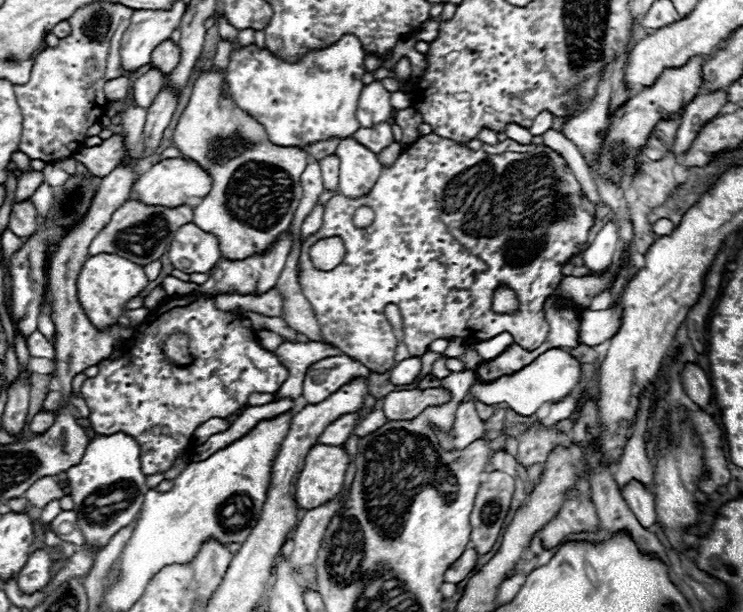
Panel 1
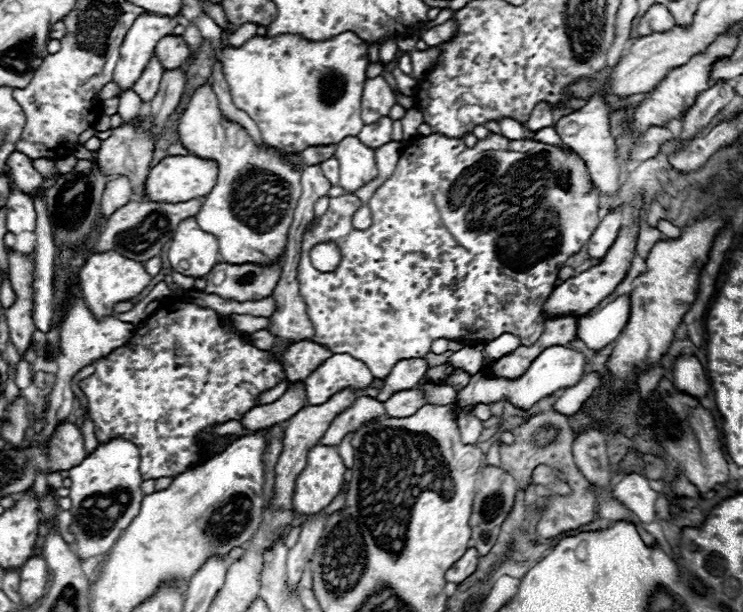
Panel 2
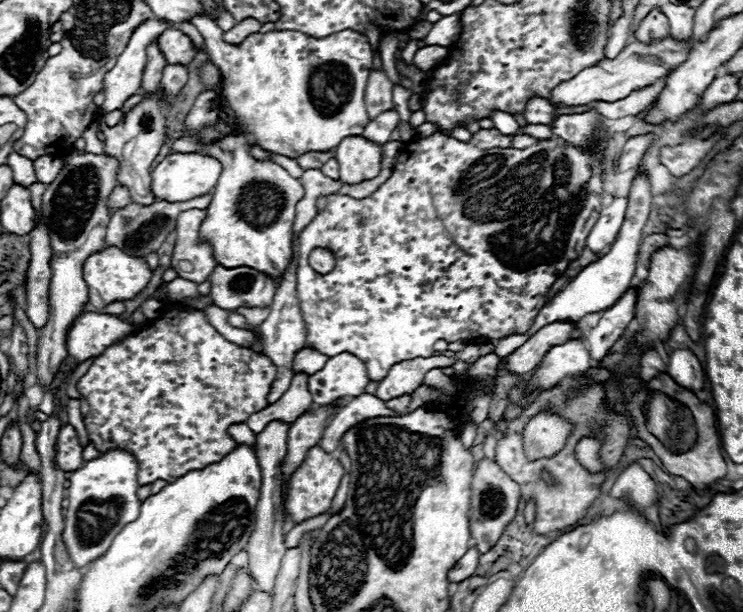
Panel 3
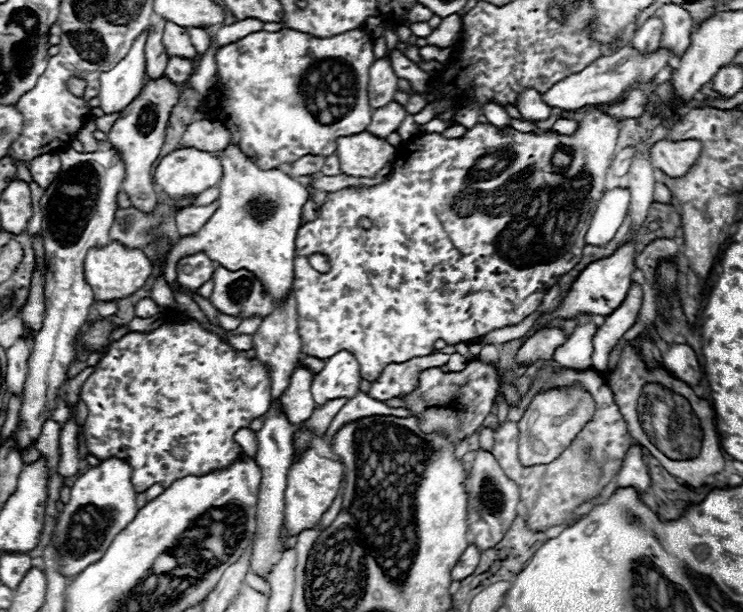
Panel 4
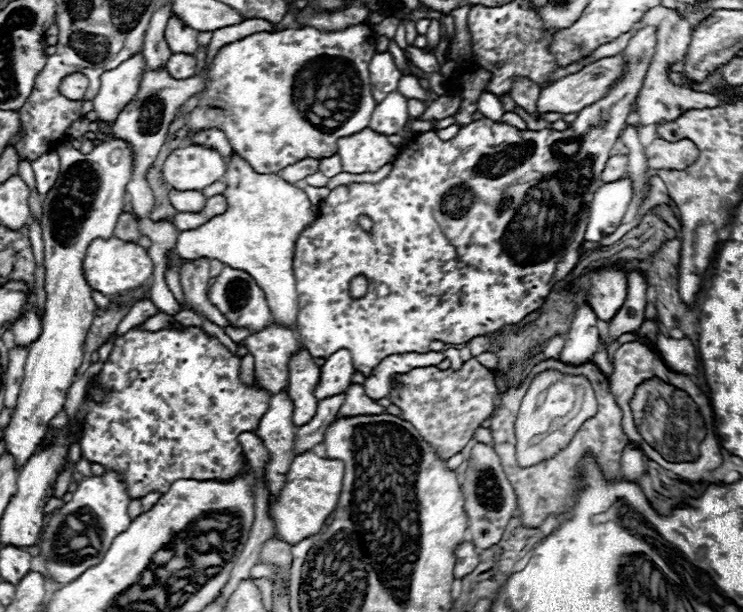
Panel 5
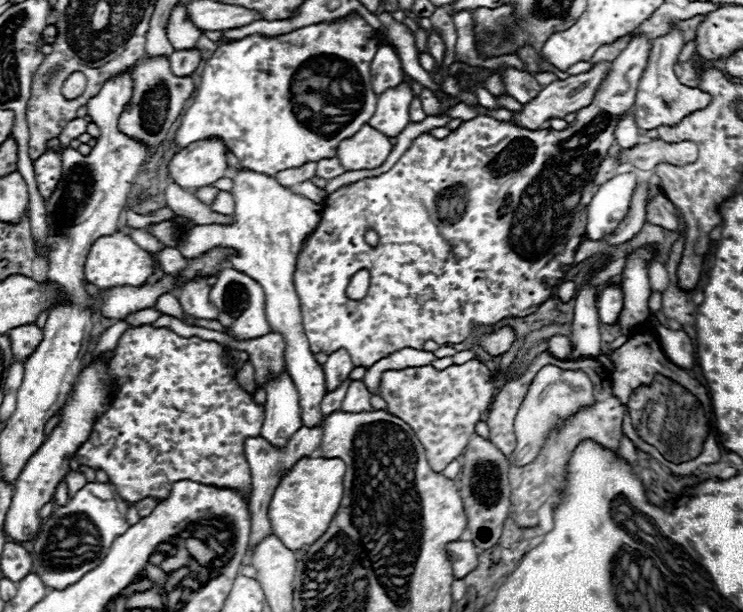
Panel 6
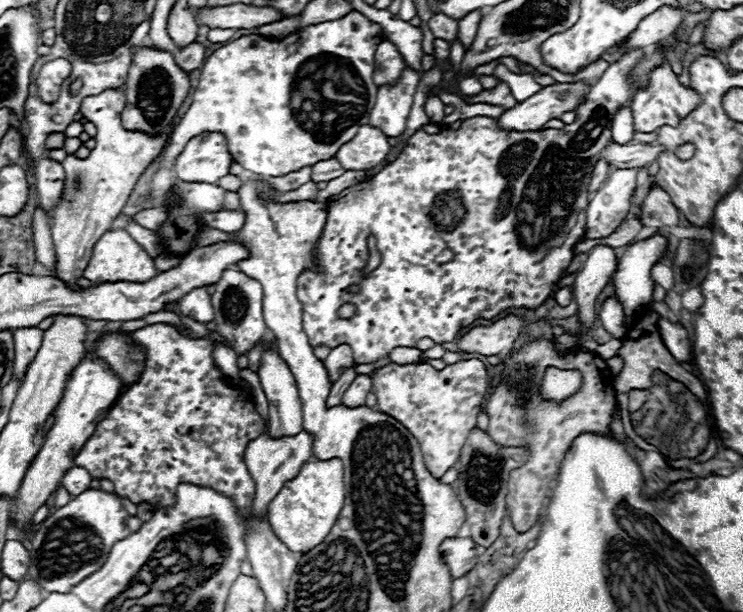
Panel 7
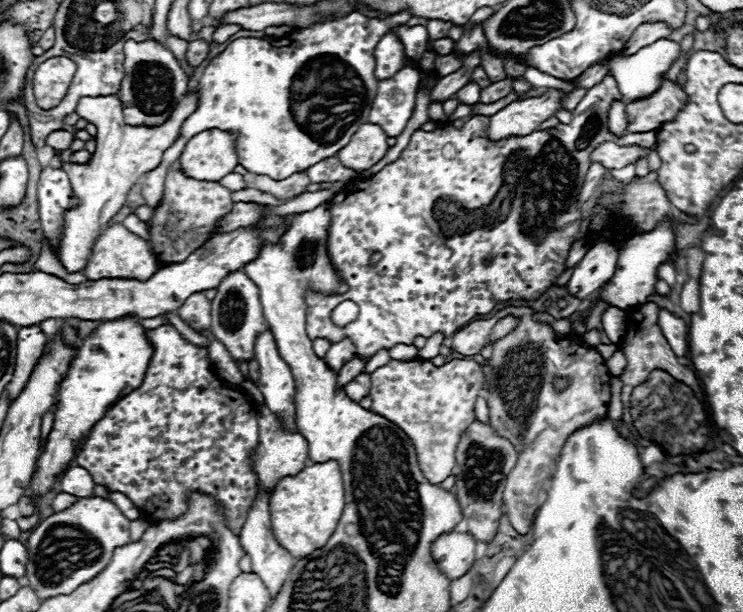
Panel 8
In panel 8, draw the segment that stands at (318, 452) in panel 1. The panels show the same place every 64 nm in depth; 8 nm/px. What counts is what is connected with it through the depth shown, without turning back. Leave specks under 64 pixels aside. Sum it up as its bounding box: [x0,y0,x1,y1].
[270,460,344,556]

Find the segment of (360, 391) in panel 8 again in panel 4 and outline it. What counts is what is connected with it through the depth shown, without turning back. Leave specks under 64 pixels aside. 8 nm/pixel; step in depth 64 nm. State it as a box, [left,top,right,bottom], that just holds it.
[324,392,410,446]

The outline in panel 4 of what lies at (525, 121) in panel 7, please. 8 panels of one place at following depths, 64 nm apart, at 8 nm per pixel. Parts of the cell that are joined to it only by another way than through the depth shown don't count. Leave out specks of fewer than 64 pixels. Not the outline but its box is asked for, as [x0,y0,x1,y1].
[542,46,676,110]

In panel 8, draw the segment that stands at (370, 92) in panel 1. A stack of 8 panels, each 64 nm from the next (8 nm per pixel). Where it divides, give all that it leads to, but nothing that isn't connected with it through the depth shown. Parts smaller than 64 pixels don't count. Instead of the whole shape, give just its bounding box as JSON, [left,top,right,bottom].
[374,34,408,80]

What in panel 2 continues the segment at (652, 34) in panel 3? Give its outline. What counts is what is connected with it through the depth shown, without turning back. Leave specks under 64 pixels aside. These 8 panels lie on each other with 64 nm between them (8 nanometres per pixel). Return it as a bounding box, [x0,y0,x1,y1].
[638,4,674,36]

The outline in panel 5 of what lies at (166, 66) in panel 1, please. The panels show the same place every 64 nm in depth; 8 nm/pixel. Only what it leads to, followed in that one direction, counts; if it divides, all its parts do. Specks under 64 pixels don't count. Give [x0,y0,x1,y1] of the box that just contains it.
[164,18,196,54]

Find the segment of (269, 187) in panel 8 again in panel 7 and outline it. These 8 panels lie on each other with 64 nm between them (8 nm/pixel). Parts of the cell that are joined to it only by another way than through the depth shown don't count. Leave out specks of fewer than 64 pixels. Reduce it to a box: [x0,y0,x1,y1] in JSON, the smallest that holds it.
[266,166,312,192]

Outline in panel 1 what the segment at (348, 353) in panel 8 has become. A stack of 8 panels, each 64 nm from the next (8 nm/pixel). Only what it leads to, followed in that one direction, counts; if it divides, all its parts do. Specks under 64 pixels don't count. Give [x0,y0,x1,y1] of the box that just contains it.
[302,356,368,404]

